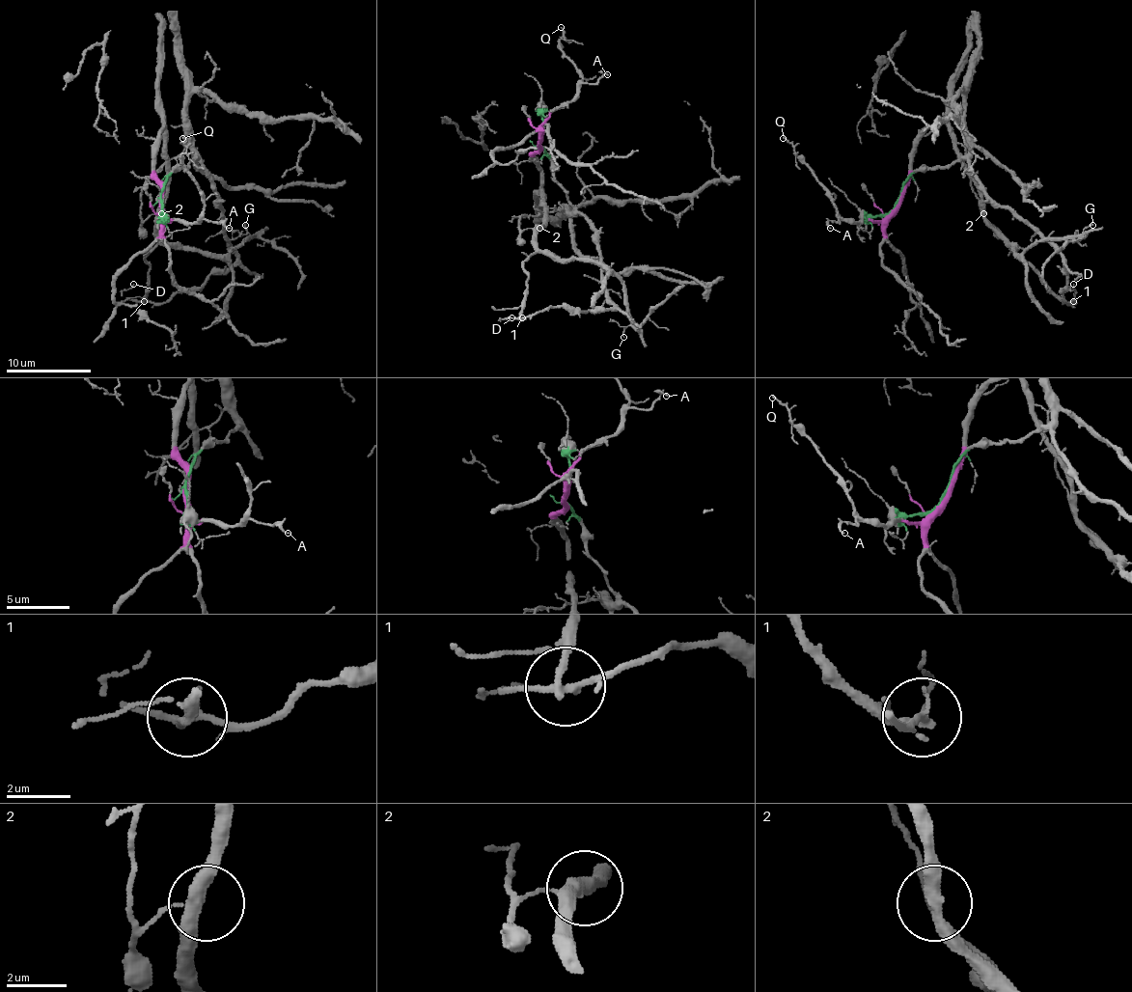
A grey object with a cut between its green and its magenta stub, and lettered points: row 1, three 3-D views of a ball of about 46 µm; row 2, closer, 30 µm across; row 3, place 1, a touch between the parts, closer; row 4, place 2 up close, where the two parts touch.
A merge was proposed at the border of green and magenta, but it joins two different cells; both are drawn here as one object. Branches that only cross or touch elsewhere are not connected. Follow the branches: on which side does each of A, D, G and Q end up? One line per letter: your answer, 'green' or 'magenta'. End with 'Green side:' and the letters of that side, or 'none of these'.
A: magenta
D: green
G: magenta
Q: magenta
Green side: D

